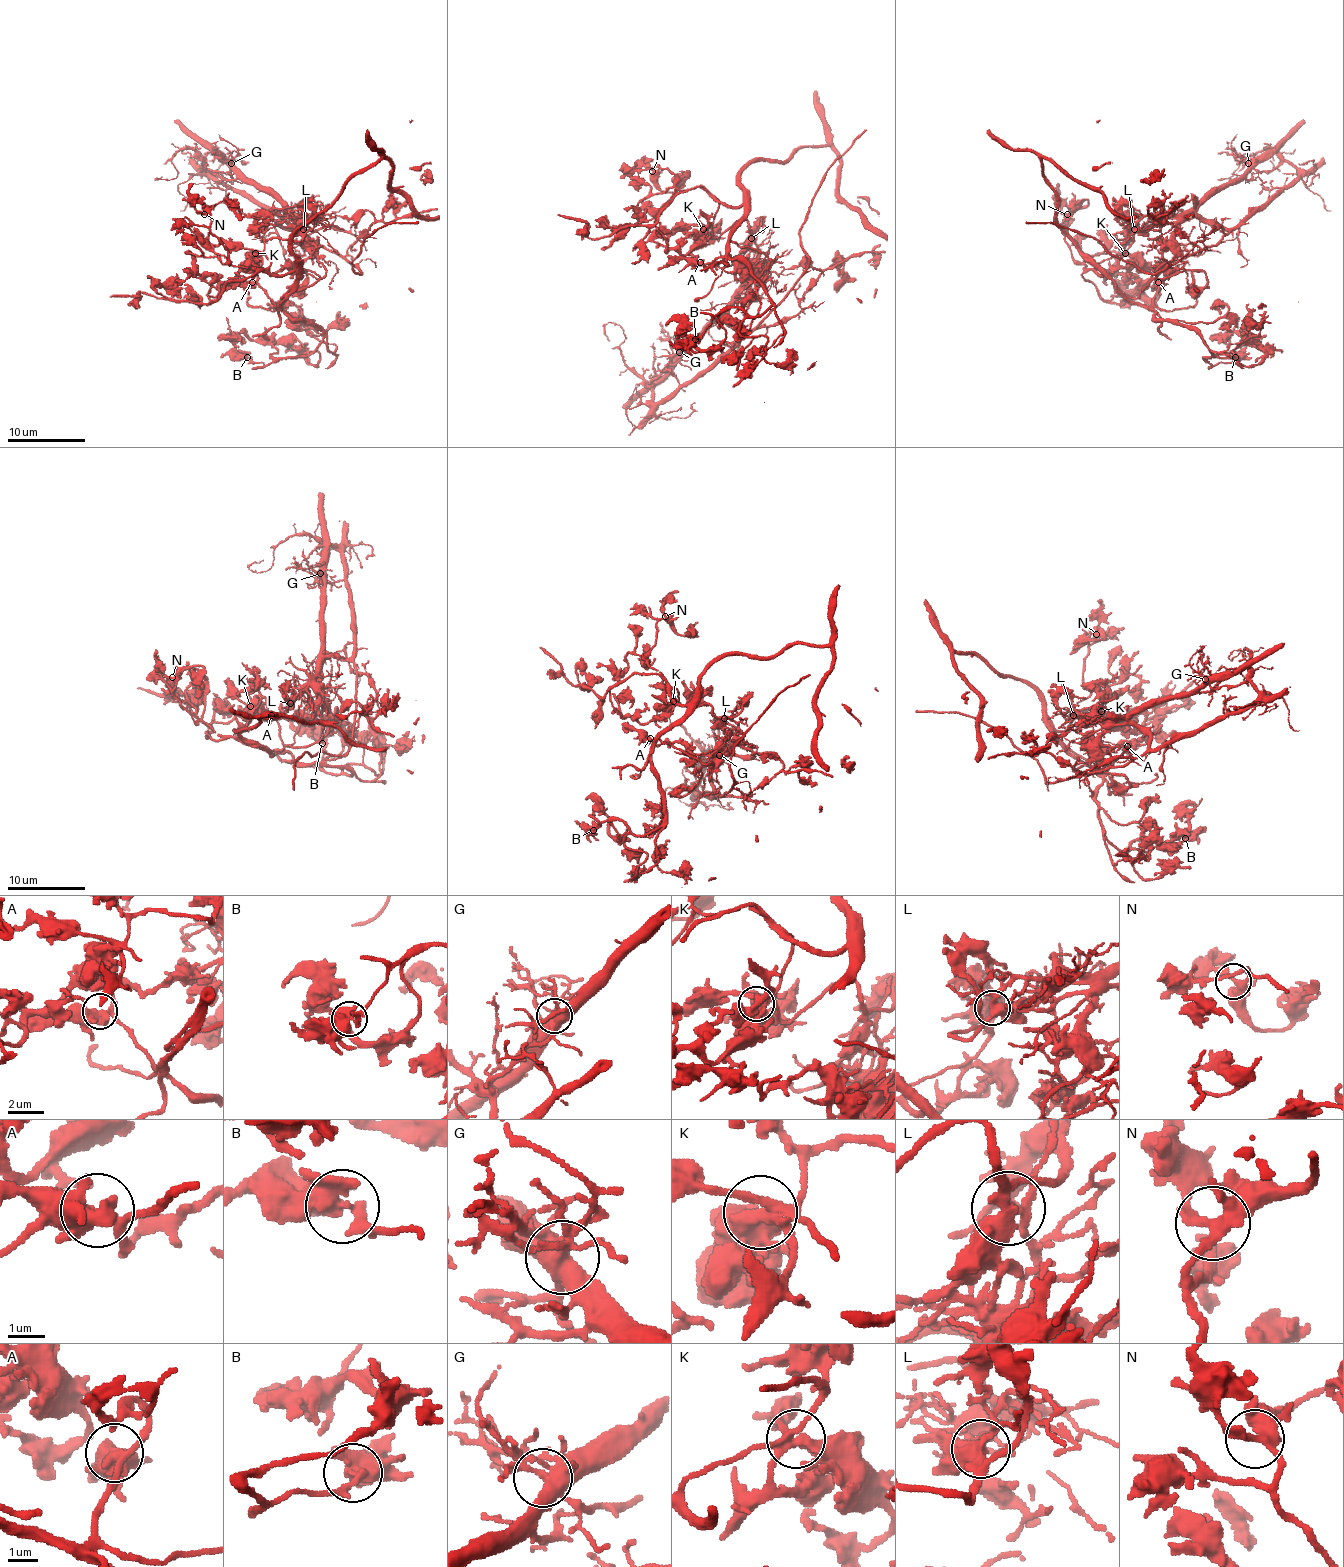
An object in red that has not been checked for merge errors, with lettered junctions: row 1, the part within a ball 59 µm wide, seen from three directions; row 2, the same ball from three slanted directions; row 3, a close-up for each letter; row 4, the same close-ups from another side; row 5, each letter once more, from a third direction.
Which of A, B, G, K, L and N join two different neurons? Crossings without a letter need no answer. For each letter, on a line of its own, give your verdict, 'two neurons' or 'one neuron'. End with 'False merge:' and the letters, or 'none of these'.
A: one neuron
B: one neuron
G: two neurons
K: one neuron
L: two neurons
N: one neuron
False merge: G, L

